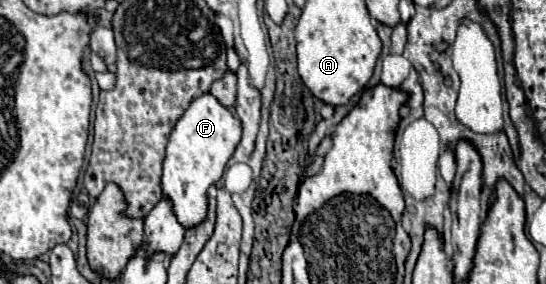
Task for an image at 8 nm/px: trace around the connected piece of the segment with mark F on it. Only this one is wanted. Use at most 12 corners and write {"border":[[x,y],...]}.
{"border":[[213,95],[171,131],[161,195],[183,229],[207,219],[207,191],[241,141]]}

